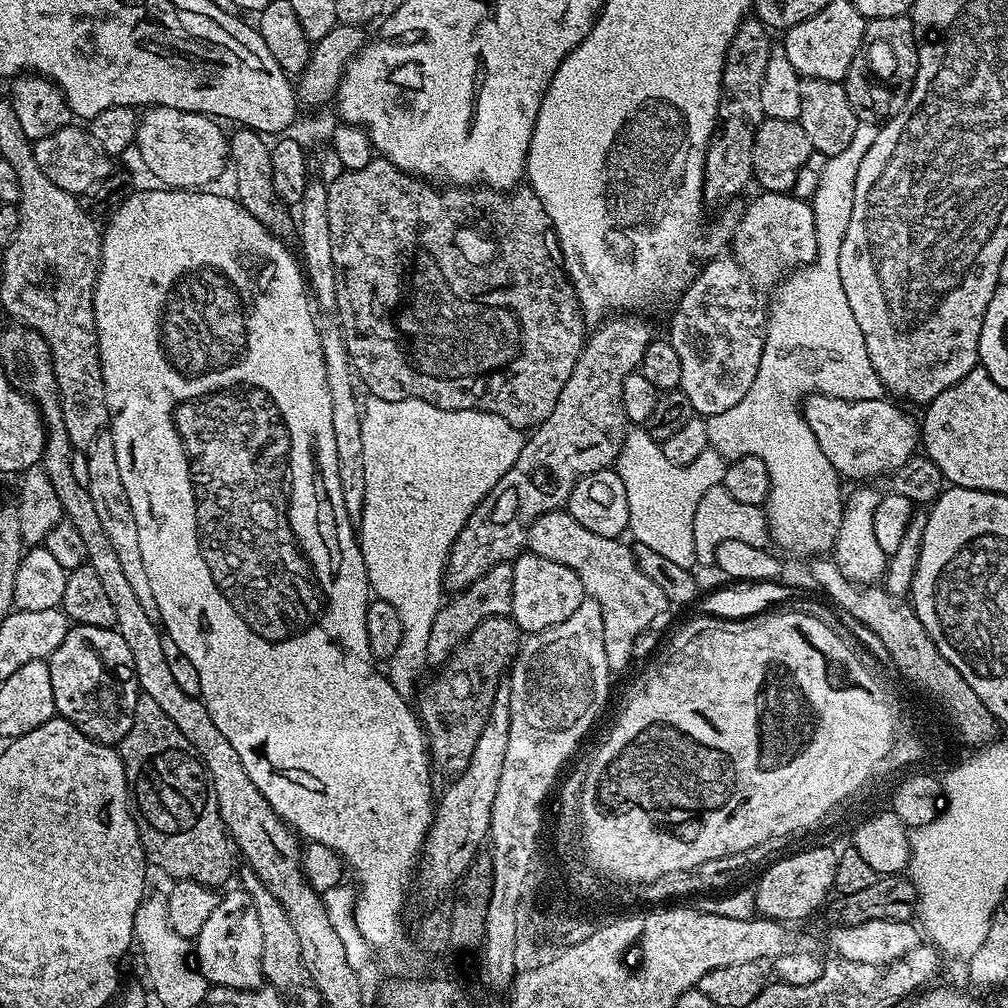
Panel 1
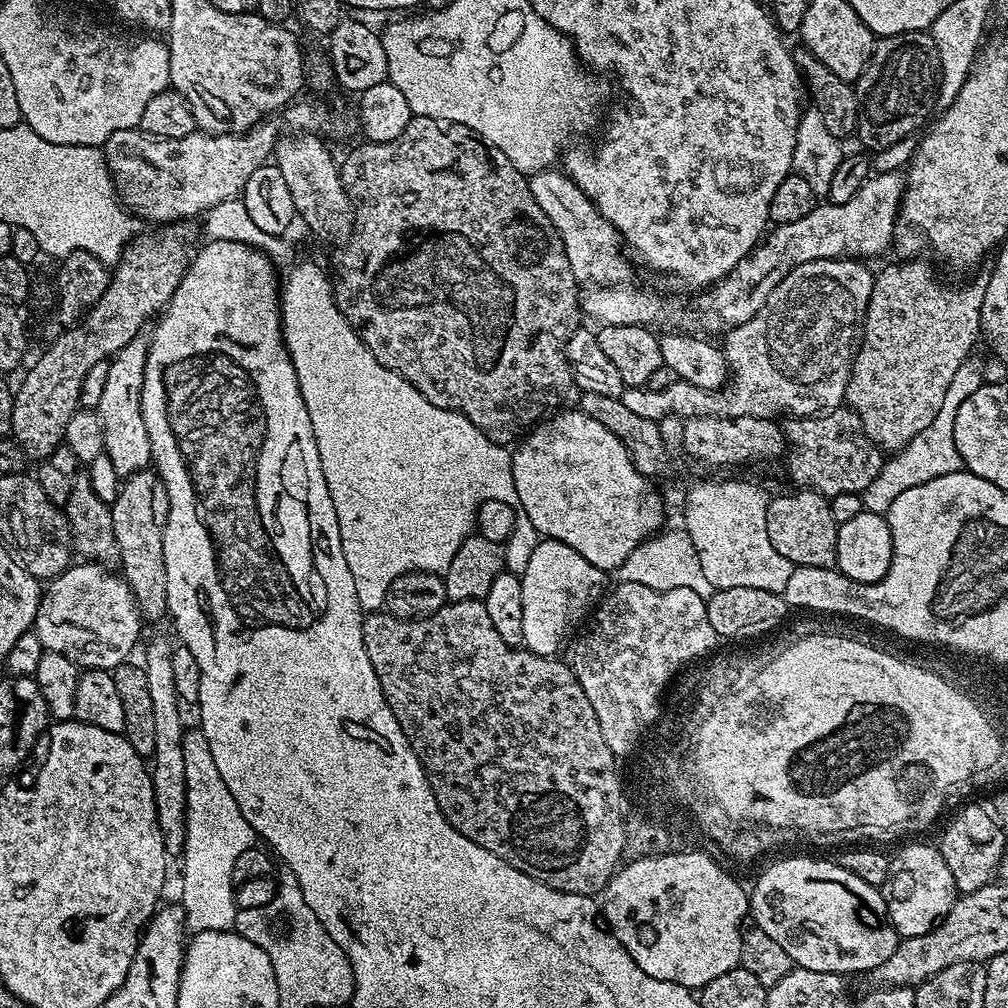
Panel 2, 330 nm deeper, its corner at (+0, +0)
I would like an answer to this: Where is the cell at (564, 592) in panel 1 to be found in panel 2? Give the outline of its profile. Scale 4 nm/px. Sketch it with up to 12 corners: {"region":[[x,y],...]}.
{"region":[[547,538],[520,576],[523,647],[556,658],[606,574]]}

